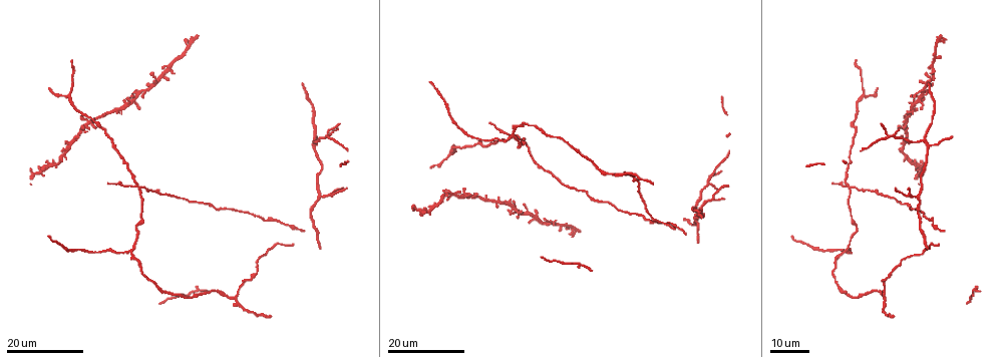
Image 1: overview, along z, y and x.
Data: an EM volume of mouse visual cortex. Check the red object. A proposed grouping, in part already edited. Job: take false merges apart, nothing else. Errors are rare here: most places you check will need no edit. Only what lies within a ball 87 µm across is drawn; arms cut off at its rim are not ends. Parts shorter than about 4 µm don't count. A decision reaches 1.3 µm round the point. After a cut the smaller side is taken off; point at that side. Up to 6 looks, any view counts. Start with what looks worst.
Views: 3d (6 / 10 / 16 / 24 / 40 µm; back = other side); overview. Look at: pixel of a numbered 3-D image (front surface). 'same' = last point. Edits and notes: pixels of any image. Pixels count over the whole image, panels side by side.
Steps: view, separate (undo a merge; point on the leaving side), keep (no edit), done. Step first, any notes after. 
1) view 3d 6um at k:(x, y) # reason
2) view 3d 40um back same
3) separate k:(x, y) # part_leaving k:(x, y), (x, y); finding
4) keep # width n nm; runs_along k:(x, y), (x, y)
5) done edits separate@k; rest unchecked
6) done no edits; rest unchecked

view 3d 24um at 1:(137, 190) # four-way junction

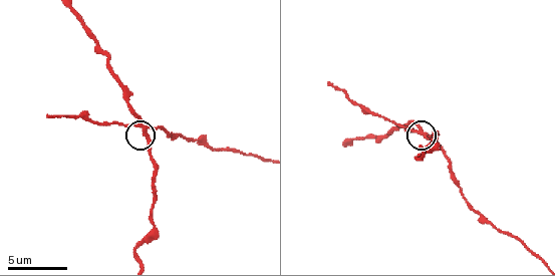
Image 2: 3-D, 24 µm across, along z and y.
view 3d 10um at 2:(144, 127)

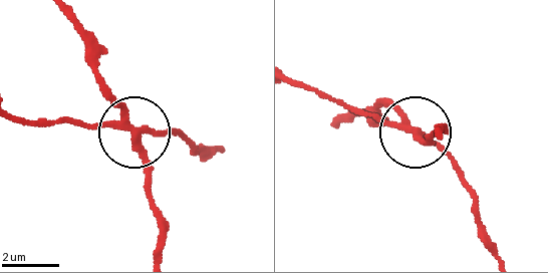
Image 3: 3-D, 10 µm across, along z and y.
separate 3:(168, 128) # side_arm 95 um; part_leaving 3:(136, 126), (175, 133), (192, 149), (213, 149); a second neuron is stuck on

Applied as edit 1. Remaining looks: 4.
view overview

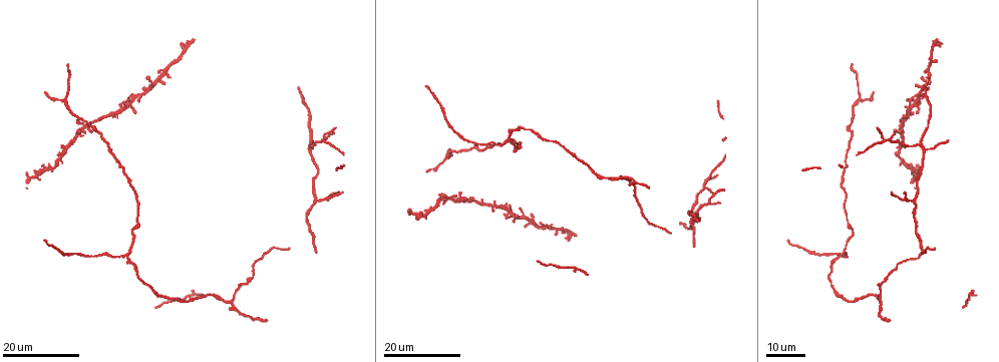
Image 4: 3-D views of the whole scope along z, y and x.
view 3d 16um at 4:(915, 201) # three-way junction

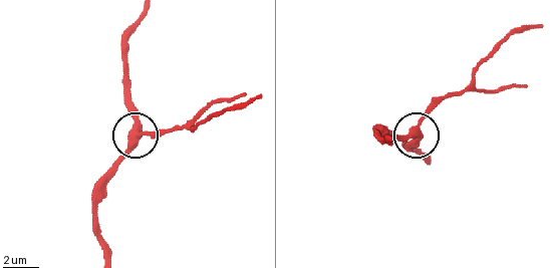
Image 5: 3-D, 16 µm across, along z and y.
view 3d 10um at 5:(417, 125)

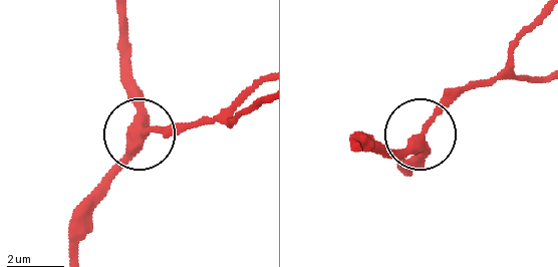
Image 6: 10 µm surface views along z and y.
view 3d 10um back at 6:(140, 129)

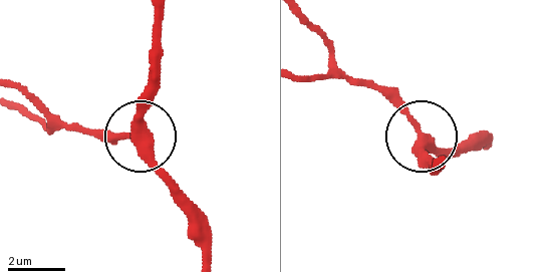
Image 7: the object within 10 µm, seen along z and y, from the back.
keep # side_arm 10 um; arms 3; all the same neuron

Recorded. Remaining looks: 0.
done edits separate@3; rest unchecked

